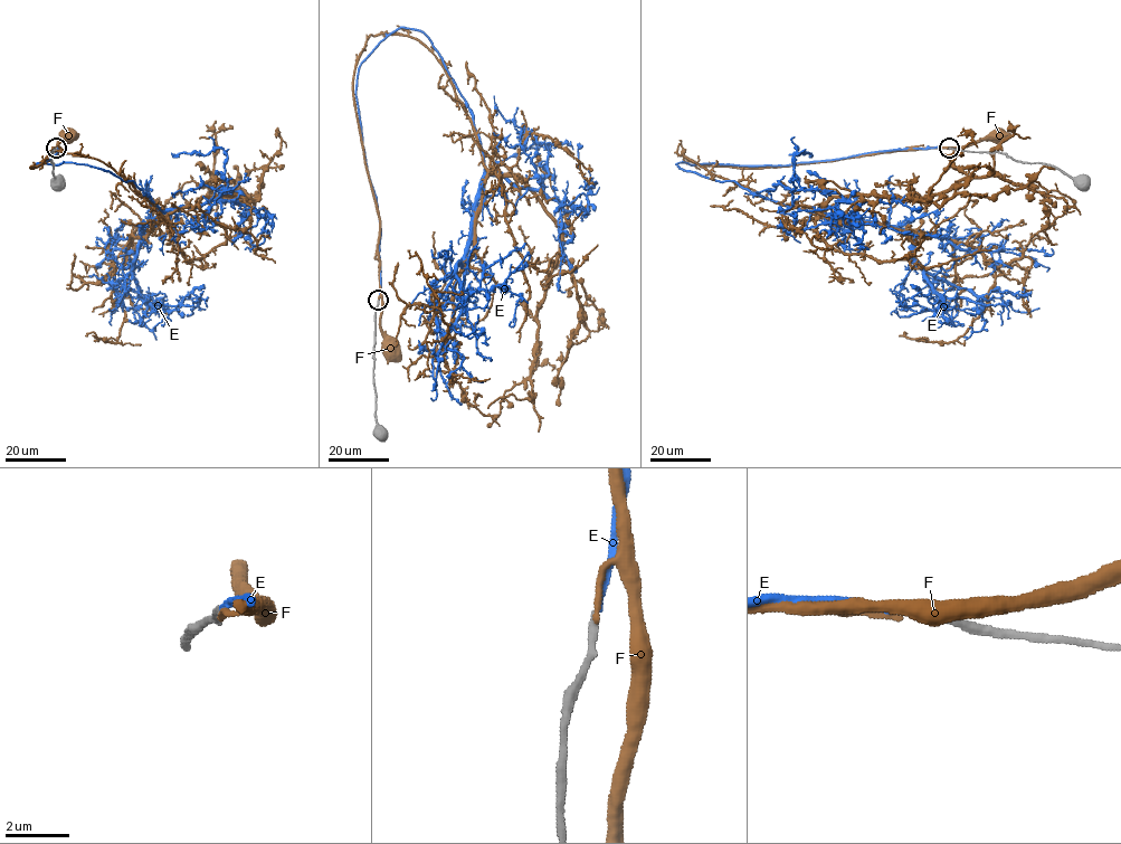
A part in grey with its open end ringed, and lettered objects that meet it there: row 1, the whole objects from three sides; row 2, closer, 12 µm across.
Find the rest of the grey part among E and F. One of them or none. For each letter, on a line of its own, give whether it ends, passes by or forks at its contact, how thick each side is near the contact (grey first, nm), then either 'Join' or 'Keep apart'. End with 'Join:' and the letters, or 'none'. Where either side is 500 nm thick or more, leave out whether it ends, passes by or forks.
E: It ends there. Thickness 280 nm (grey) against 200 nm. Join
F: It ends there. Thickness 300 nm (grey) against 150 nm. Keep apart
Join: E

